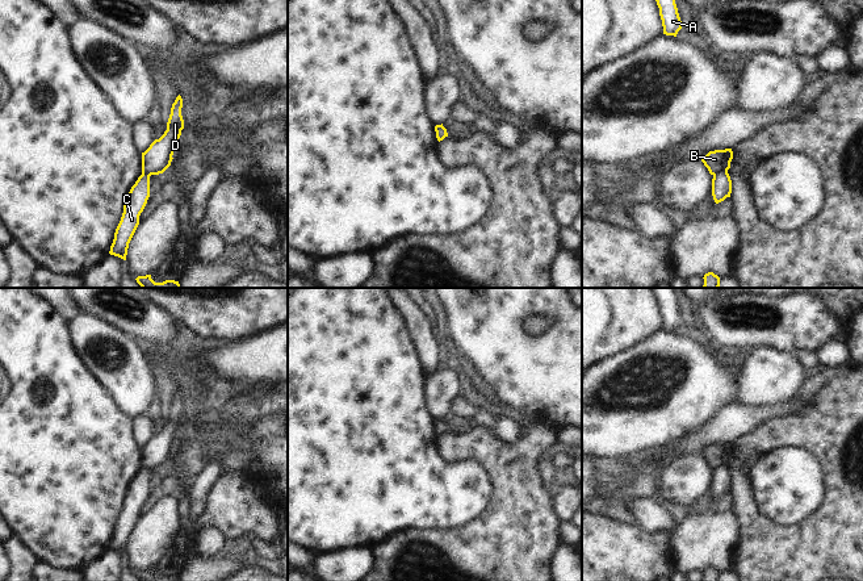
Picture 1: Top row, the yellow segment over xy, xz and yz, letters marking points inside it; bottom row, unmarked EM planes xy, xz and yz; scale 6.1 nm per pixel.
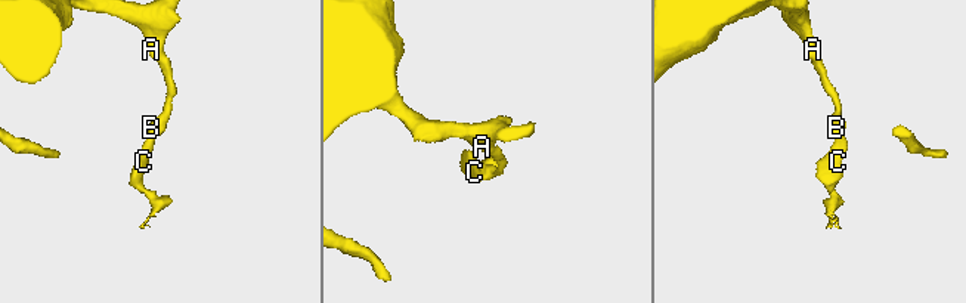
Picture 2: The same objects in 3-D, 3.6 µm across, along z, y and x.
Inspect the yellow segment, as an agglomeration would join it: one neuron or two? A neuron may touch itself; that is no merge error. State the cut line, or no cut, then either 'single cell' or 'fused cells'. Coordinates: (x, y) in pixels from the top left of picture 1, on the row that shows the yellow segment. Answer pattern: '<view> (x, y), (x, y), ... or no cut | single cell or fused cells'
yz (727, 170), (713, 176) | fused cells

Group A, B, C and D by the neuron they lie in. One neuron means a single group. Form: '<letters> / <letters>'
A B D / C

